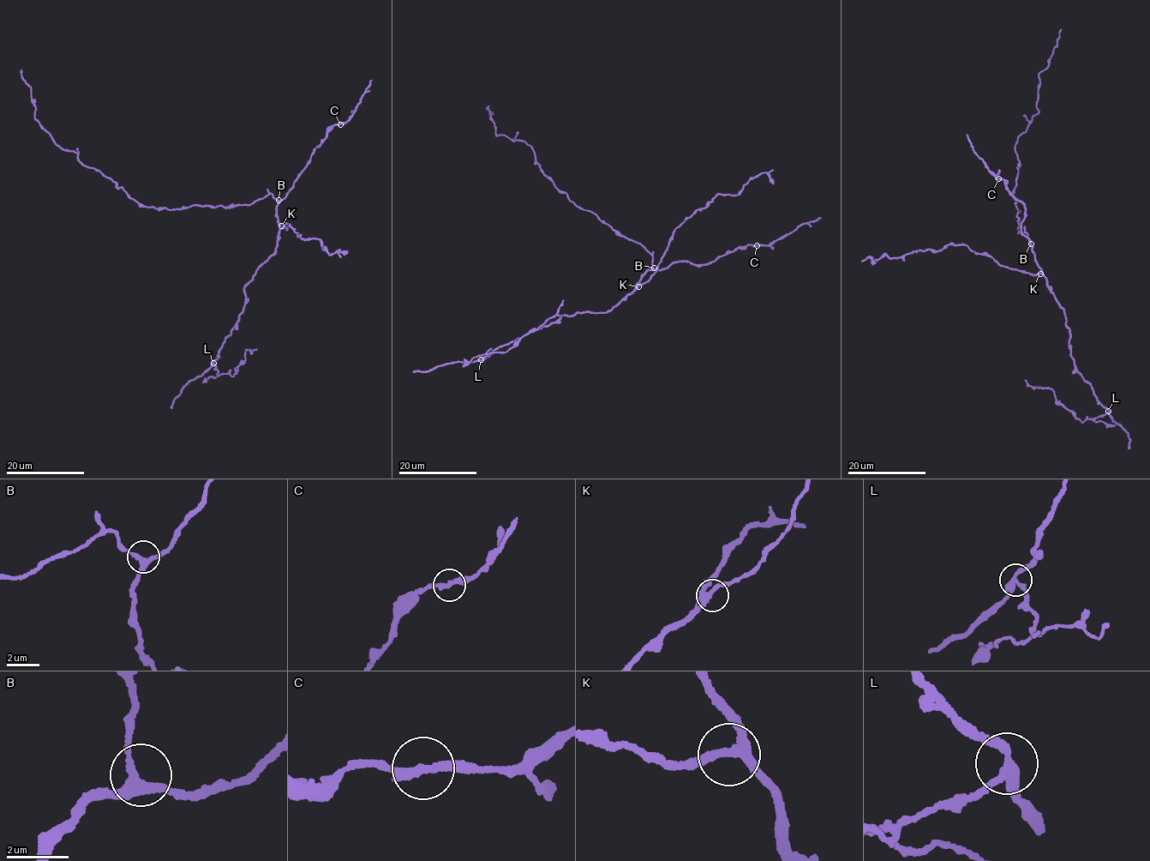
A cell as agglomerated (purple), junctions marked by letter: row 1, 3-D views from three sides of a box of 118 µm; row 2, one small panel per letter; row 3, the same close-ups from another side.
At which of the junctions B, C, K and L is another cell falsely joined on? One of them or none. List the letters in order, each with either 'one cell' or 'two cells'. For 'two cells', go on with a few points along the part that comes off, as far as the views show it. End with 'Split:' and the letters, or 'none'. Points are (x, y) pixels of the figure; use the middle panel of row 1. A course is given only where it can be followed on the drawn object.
B: one cell
C: one cell
K: one cell
L: two cells; course (480, 359), (488, 354), (505, 352), (512, 346), (558, 311), (564, 300)
Split: L

